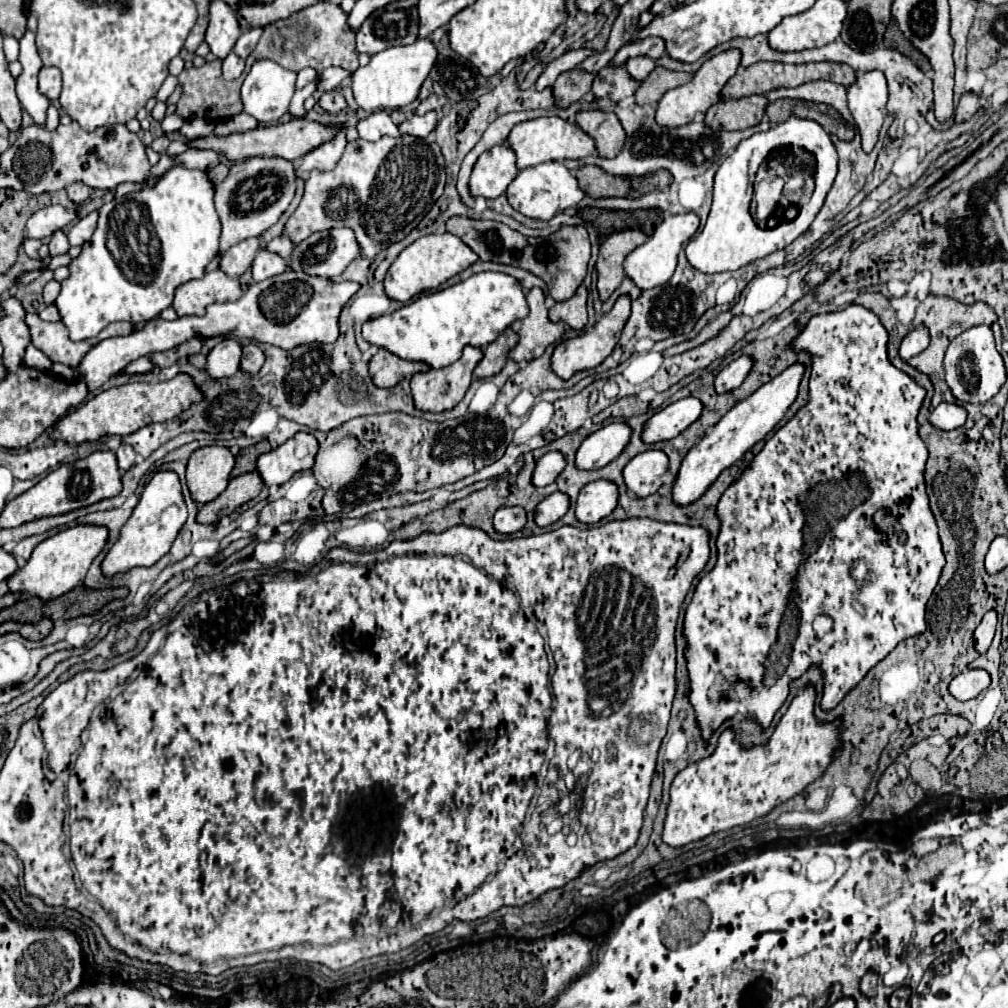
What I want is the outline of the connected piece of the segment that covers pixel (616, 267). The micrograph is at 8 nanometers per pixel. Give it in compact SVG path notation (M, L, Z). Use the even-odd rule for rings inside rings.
M625 229L609 235L603 245L597 259L597 291L601 301L607 301L609 295L621 285L625 271L623 261L625 257L639 245L643 245L649 237L641 229Z

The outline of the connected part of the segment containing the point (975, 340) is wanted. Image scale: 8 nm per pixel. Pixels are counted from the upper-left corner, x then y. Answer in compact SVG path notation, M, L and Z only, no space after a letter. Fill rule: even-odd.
M979 325L955 337L945 353L945 373L953 397L961 403L987 403L993 395L997 395L1005 383L1005 367L1001 355L995 349L991 329Z

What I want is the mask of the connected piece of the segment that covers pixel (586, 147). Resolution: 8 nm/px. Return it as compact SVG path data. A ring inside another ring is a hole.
M557 115L553 117L537 117L531 121L523 121L511 129L511 135L507 137L507 145L515 151L517 155L517 167L525 169L531 165L539 165L545 161L563 161L563 159L581 159L587 155L595 153L595 143L593 137L585 135L577 123L565 121Z

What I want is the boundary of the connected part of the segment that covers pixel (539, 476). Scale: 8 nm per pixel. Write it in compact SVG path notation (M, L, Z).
M557 451L545 453L545 455L537 461L537 465L535 465L535 469L533 469L531 483L533 483L535 487L551 485L551 483L557 479L557 475L563 471L563 467L565 467L565 457L563 457L561 453L557 453Z

